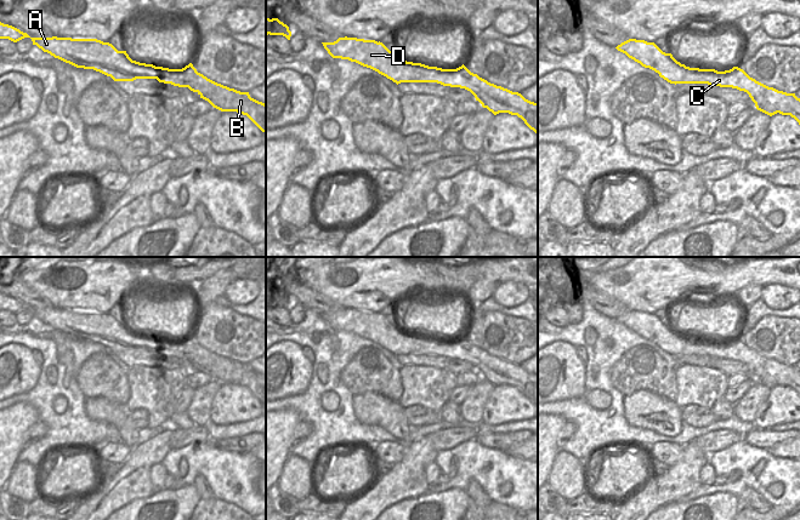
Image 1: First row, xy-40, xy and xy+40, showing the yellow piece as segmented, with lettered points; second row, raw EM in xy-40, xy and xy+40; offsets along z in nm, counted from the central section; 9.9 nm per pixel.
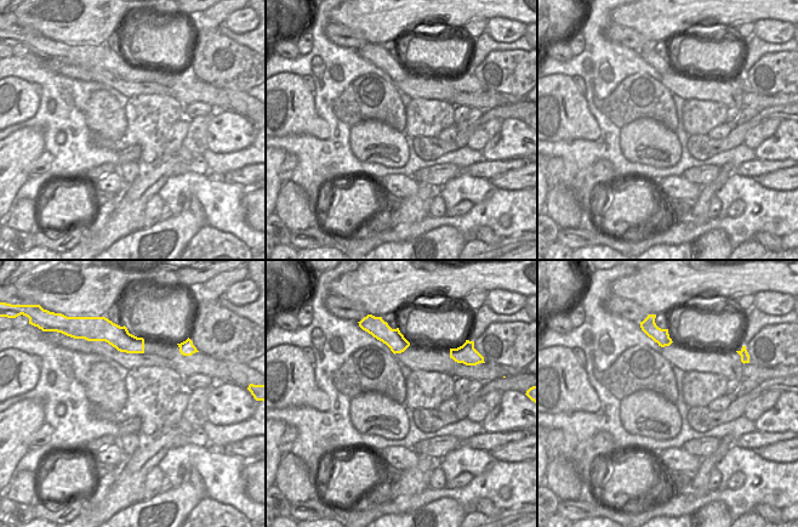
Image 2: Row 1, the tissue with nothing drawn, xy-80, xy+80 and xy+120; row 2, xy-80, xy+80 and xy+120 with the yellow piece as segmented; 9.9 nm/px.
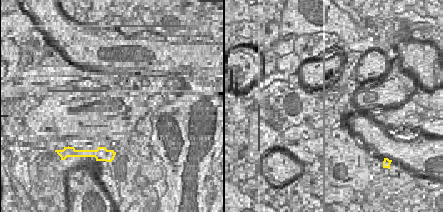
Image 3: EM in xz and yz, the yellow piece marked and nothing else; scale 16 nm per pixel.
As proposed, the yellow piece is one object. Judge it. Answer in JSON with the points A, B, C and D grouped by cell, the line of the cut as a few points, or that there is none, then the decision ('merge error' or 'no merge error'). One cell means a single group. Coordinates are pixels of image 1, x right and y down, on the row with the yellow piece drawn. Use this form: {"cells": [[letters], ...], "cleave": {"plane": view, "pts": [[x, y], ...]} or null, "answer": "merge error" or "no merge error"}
{"cells": [["A", "B", "C", "D"]], "cleave": null, "answer": "no merge error"}

